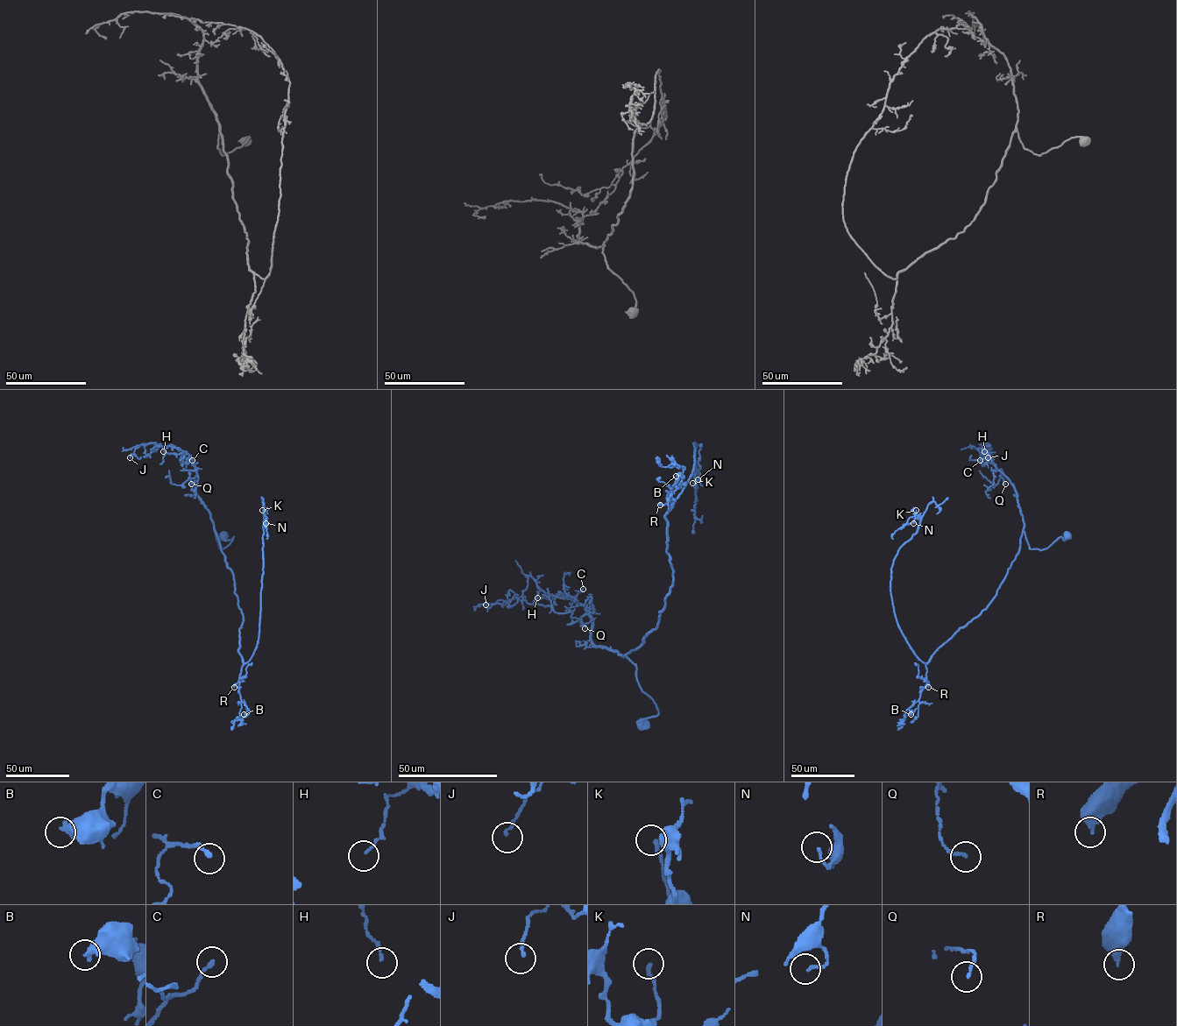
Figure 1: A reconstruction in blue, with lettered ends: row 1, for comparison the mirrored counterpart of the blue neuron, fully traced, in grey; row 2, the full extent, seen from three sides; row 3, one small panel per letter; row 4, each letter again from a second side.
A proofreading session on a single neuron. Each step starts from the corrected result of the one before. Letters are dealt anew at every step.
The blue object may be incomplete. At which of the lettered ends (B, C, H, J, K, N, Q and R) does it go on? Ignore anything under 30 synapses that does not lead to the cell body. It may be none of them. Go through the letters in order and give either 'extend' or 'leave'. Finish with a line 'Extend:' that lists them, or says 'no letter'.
B: leave
C: leave
H: leave
J: leave
K: leave
N: leave
Q: leave
R: leave
Extend: no letter

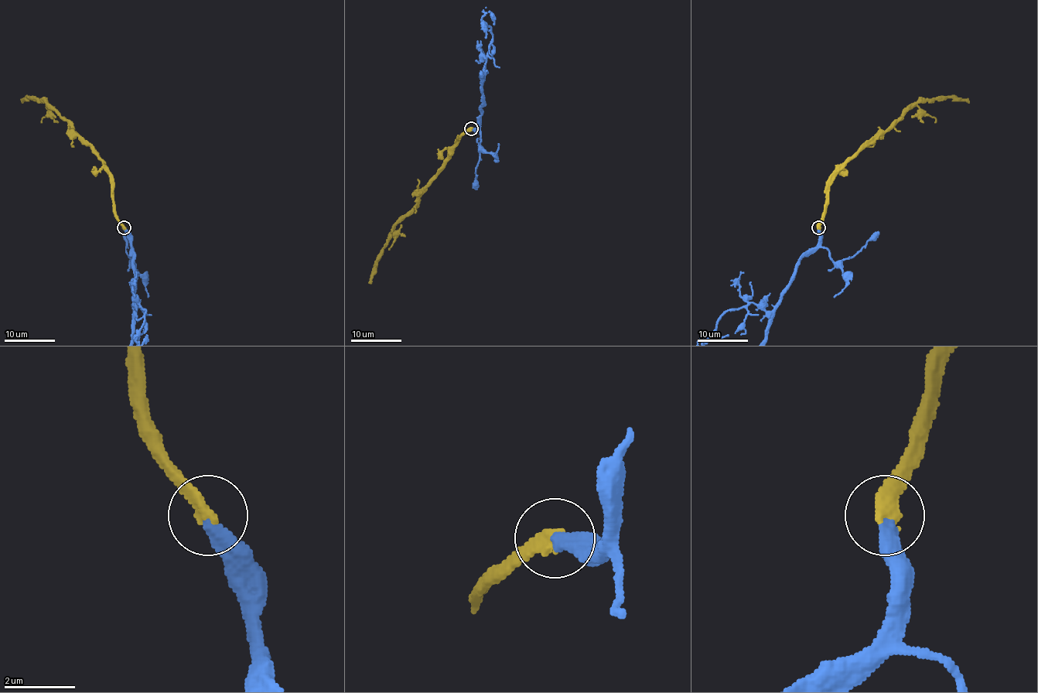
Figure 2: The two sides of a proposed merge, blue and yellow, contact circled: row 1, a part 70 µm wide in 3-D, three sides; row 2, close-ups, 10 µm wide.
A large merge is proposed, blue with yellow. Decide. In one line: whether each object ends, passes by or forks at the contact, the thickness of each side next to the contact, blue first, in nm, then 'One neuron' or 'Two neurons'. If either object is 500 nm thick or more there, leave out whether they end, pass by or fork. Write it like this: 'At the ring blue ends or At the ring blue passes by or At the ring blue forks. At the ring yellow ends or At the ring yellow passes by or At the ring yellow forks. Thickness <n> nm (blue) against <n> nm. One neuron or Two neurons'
At the ring blue ends. At the ring yellow ends. Thickness 440 nm (blue) against 400 nm. One neuron

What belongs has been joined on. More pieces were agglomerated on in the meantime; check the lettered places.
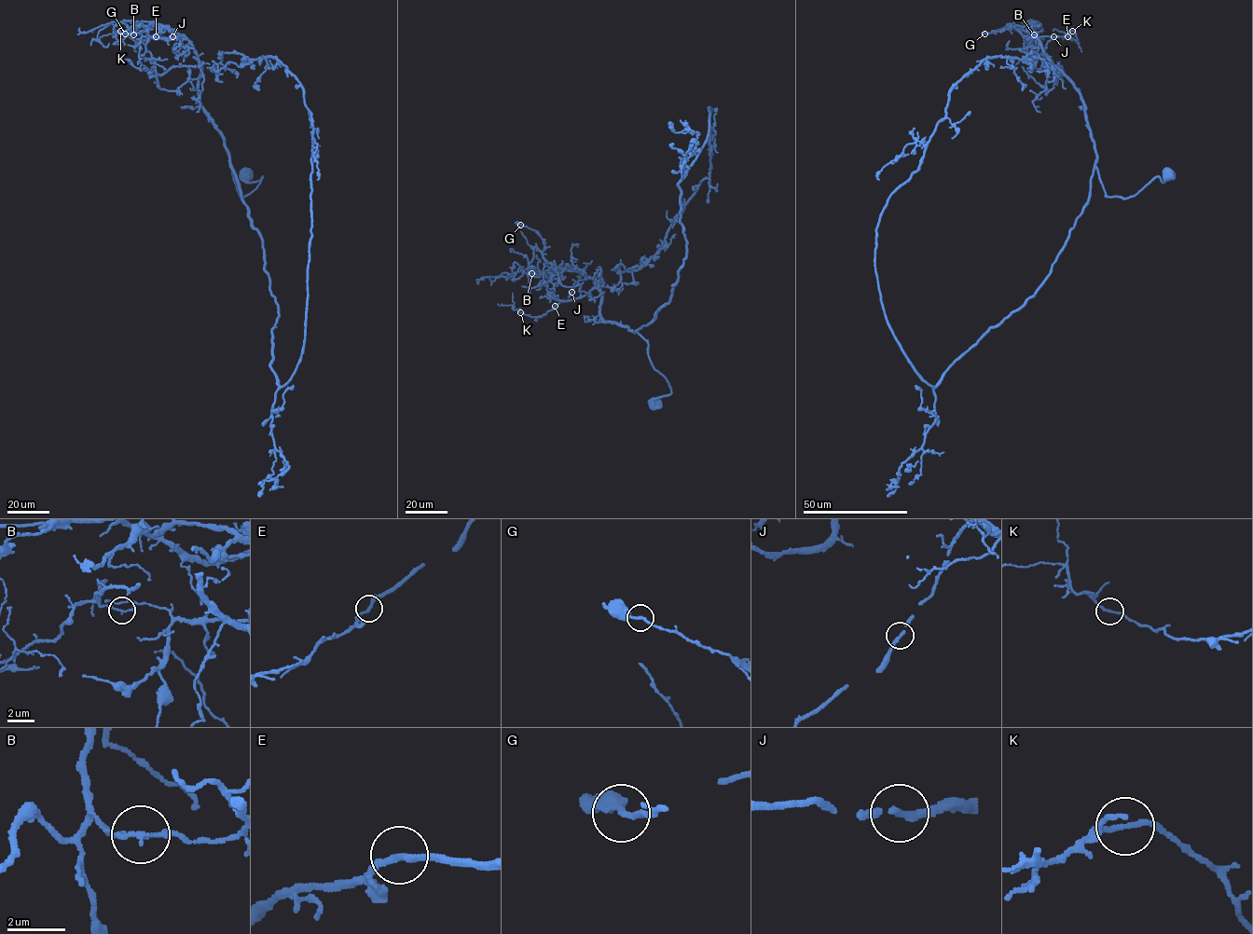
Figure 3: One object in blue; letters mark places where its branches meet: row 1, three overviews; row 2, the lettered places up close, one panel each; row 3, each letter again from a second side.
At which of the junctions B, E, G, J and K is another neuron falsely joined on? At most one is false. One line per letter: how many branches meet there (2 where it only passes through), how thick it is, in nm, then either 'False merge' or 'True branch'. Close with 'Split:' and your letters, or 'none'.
B: Branches: 2. Thickness 140 nm. False merge
E: Branches: 2. Thickness 220 nm. True branch
G: Branches: 2. Thickness 190 nm. True branch
J: Branches: 2. Thickness 220 nm. True branch
K: Branches: 2. Thickness 170 nm. True branch
Split: B

